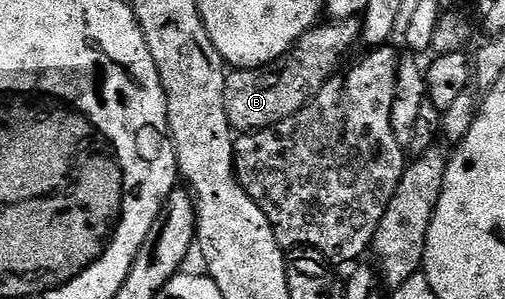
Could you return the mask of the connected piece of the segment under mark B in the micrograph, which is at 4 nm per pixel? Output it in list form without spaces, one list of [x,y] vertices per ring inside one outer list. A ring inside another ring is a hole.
[[[359,18],[346,21],[325,20],[303,33],[278,59],[269,65],[259,65],[256,69],[233,68],[228,82],[226,100],[228,102],[228,122],[233,130],[241,134],[255,133],[258,129],[268,129],[271,125],[290,119],[322,87],[337,76],[344,56],[351,51],[363,34],[363,24]]]

